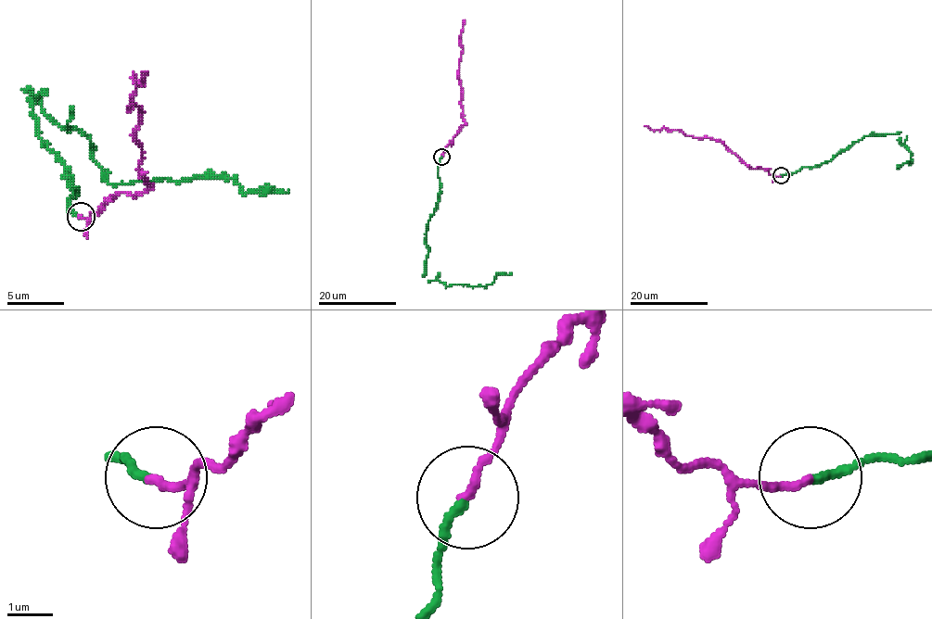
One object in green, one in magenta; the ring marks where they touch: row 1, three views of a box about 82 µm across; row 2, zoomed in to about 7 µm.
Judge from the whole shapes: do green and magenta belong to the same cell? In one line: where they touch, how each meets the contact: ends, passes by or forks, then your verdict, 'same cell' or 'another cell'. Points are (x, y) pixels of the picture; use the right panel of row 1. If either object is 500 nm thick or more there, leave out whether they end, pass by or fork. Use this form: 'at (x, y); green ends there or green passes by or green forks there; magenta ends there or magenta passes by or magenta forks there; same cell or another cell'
at (781, 175); green ends there; magenta ends there; same cell

